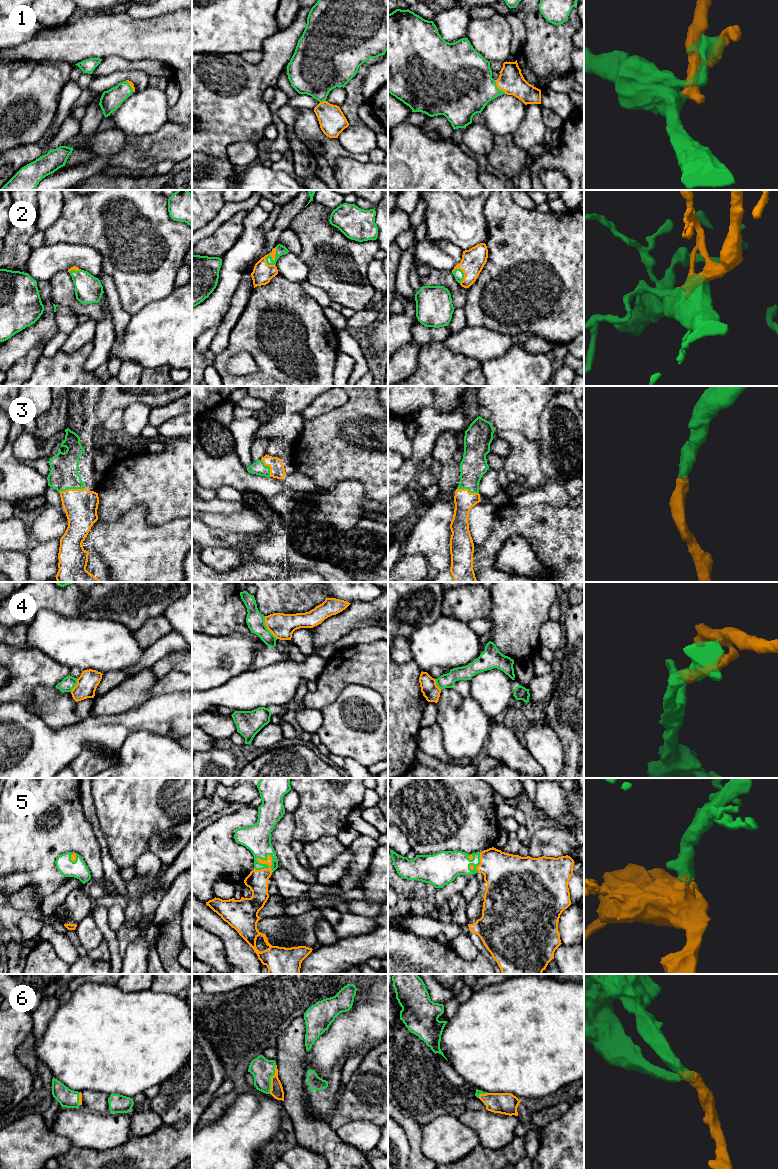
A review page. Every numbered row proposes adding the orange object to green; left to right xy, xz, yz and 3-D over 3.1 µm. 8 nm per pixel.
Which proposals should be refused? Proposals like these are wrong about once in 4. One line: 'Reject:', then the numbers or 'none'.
Reject: 4

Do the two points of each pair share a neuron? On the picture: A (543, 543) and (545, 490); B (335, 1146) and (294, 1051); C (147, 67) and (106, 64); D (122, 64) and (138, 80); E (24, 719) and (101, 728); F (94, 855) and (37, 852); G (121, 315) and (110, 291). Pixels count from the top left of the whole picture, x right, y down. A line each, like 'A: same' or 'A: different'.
A: different
B: same
C: same
D: different
E: same
F: same
G: same

